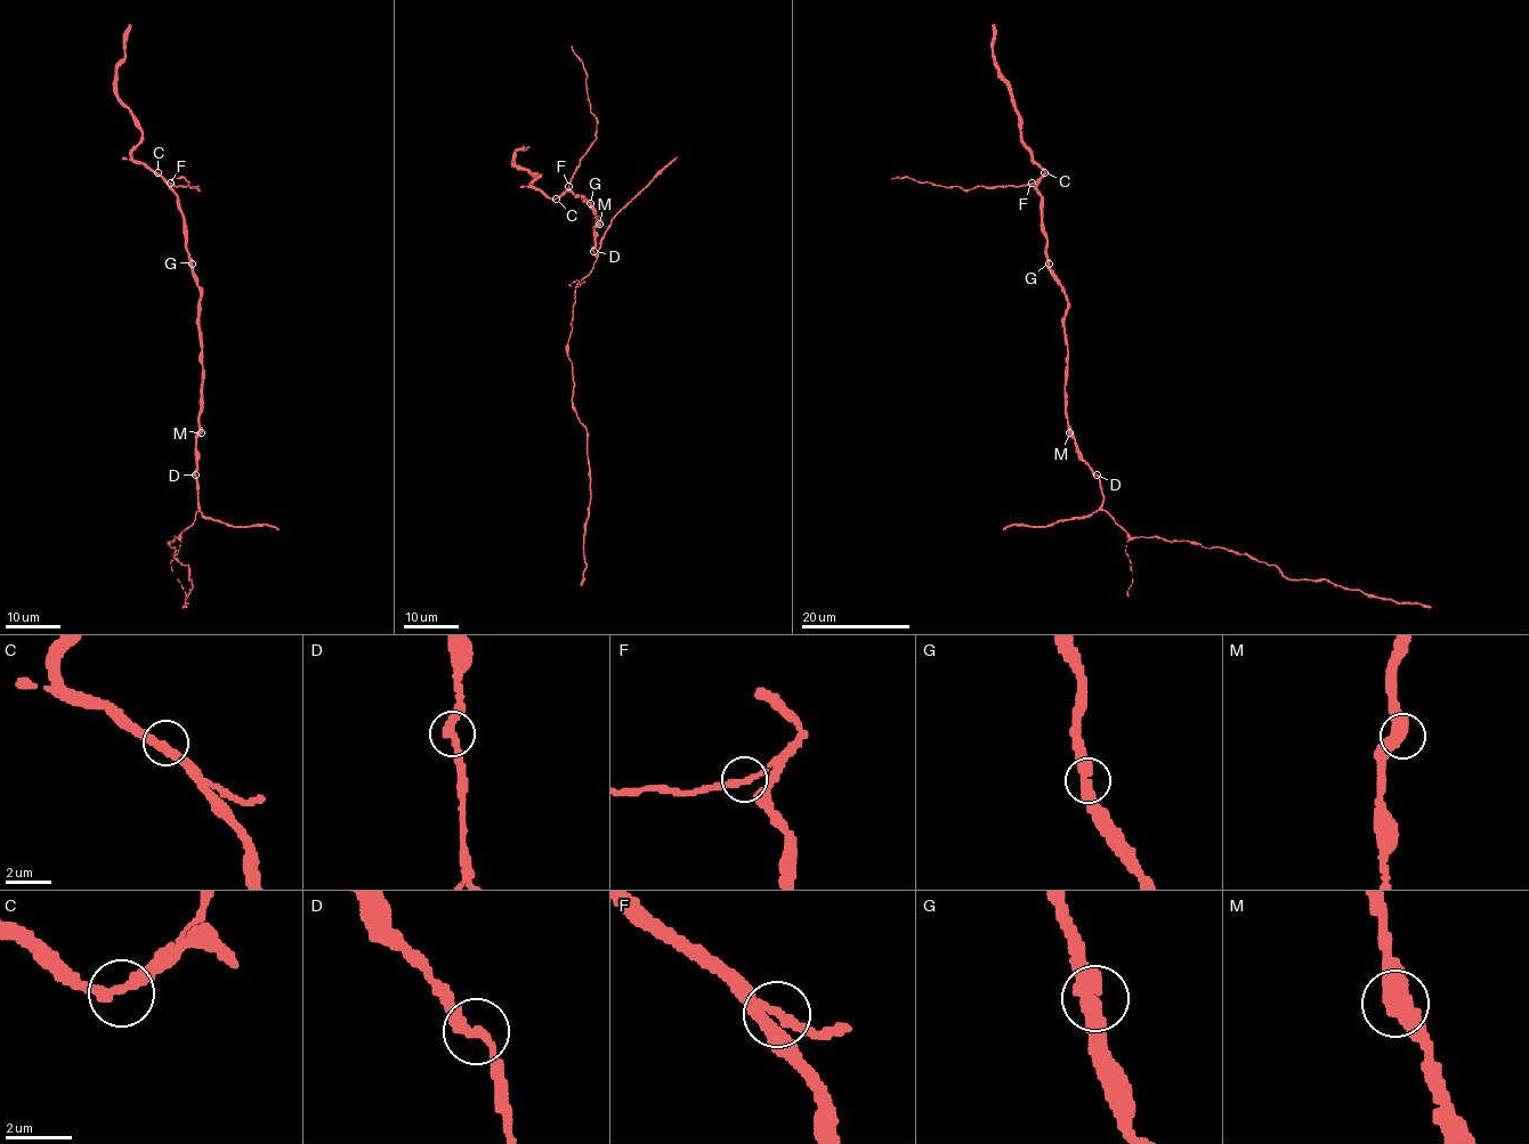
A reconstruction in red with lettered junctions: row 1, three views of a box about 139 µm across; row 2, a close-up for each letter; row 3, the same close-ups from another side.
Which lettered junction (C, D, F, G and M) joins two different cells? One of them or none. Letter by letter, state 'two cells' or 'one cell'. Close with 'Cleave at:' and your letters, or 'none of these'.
C: one cell
D: one cell
F: one cell
G: one cell
M: one cell
Cleave at: none of these

